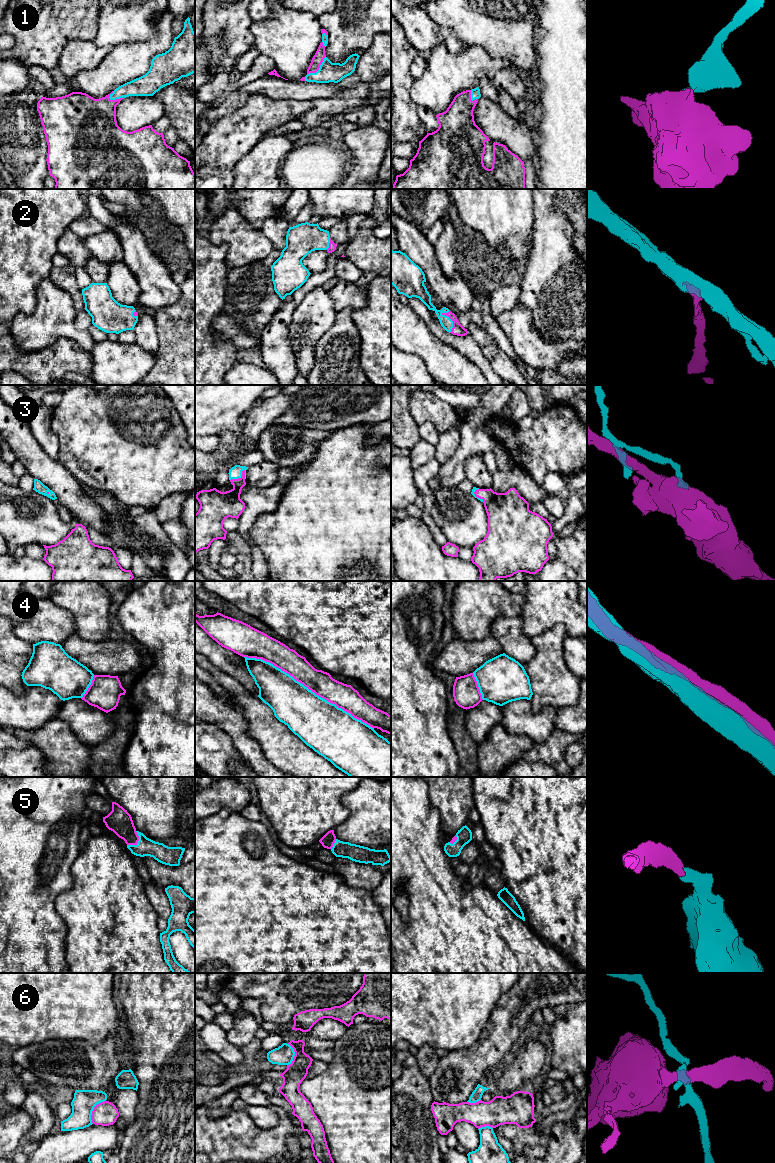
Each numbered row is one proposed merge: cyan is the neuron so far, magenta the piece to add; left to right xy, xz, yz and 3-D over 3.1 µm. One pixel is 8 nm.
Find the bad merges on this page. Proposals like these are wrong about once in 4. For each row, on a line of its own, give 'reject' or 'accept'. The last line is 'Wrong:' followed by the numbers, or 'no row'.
1: accept
2: accept
3: reject
4: accept
5: accept
6: reject
Wrong: 3, 6

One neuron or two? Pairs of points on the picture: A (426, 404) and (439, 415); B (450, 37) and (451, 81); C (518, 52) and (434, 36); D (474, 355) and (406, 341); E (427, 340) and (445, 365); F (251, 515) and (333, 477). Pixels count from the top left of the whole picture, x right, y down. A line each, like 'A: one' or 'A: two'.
A: one
B: two
C: two
D: two
E: one
F: two

